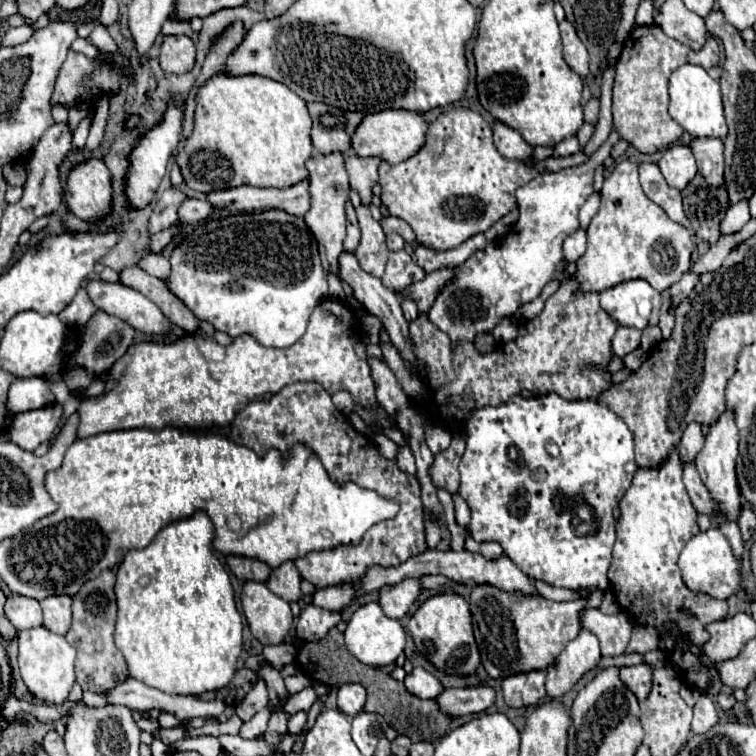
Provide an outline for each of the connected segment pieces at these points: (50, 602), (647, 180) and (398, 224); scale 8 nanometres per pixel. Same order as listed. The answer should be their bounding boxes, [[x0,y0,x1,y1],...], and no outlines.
[[39,596,71,634],[639,164,691,228],[381,216,417,246]]

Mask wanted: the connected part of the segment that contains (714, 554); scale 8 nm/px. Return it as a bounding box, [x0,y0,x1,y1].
[679,526,743,600]

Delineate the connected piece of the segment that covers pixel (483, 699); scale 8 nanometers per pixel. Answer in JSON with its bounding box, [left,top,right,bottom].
[437,686,495,716]

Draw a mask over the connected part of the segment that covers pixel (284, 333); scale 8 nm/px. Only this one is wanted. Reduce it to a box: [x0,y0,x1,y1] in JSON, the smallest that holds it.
[165,210,327,348]

